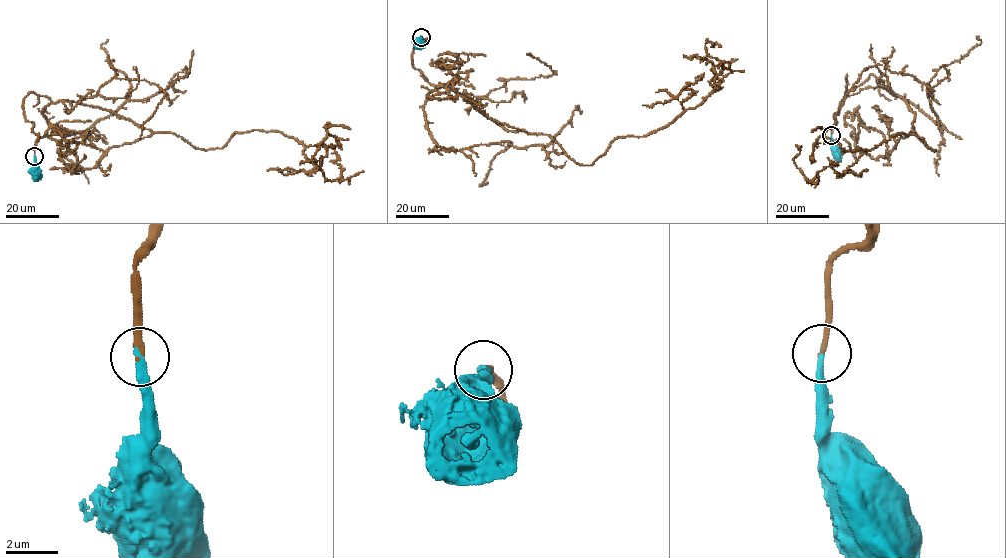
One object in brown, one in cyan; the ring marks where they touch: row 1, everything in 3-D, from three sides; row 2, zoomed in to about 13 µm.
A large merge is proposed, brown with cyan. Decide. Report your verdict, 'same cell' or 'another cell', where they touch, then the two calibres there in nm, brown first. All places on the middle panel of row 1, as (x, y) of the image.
same cell; place (421, 37); calibres 220 and 300 nm

